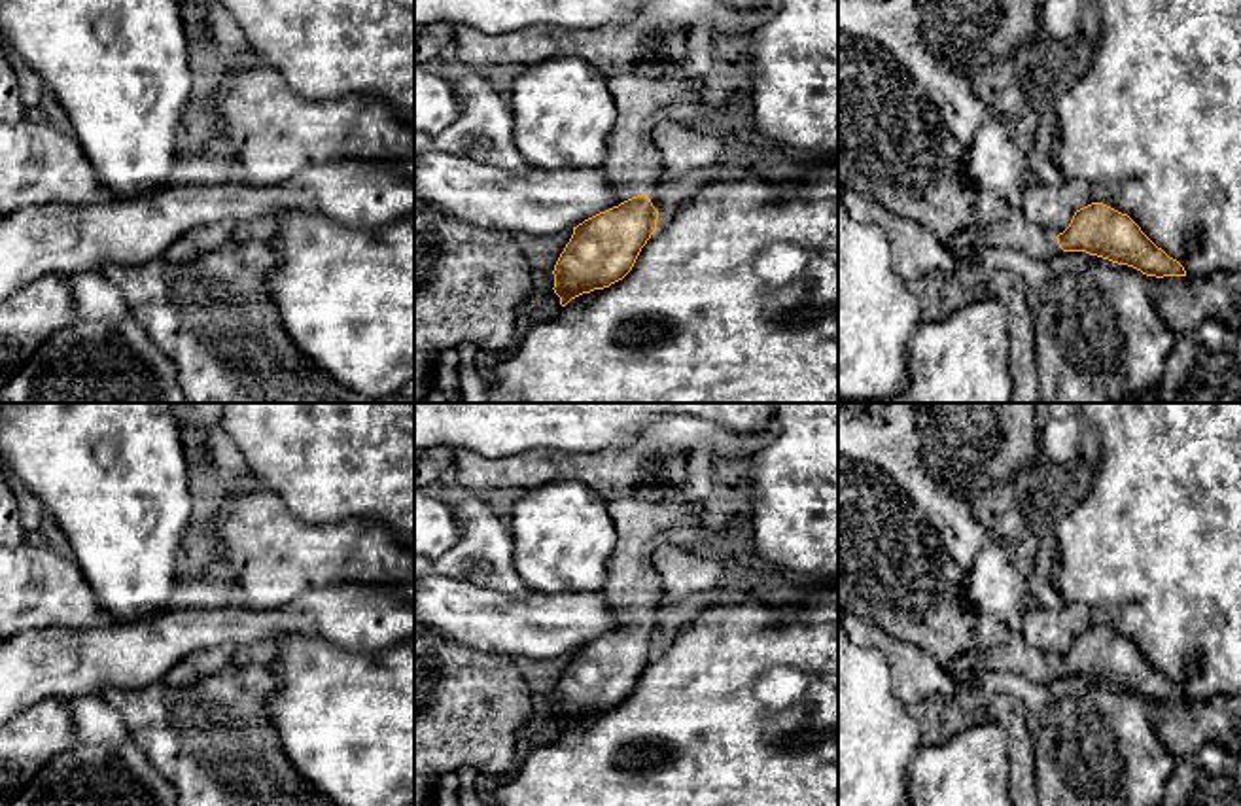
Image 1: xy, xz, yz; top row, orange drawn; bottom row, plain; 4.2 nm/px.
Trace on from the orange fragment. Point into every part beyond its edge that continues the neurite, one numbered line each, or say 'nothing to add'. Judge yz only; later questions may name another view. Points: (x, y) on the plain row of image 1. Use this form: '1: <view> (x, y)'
1: yz (1014, 655)

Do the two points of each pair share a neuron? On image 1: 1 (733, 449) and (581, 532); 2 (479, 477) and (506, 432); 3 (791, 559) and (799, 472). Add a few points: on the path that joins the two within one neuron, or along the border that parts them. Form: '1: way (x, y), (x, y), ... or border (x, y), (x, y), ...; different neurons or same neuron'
1: border (564, 481), (577, 479), (606, 498); different neurons
2: border (532, 449), (502, 458), (454, 453); different neurons
3: way (799, 538), (799, 492); same neuron

